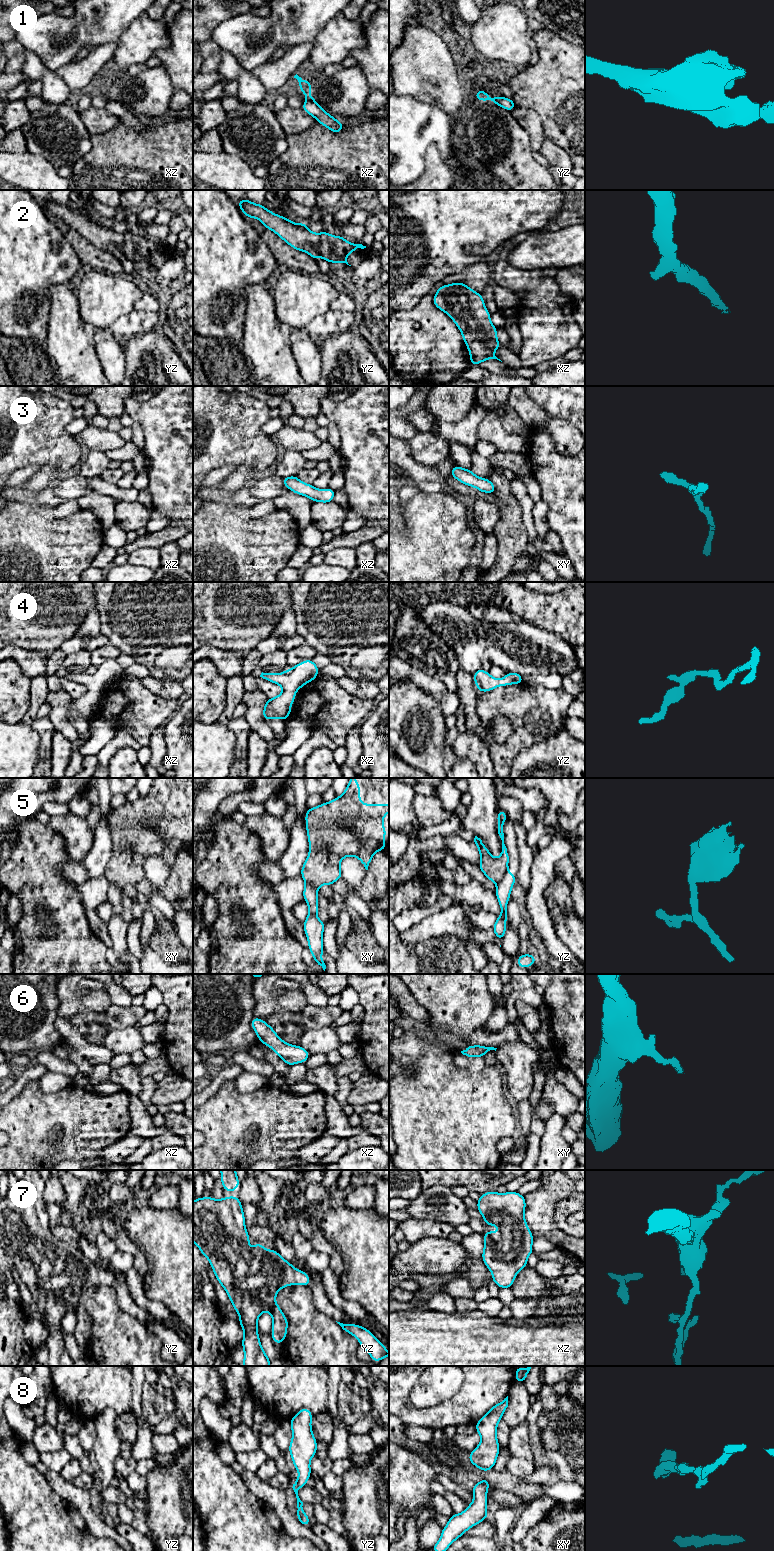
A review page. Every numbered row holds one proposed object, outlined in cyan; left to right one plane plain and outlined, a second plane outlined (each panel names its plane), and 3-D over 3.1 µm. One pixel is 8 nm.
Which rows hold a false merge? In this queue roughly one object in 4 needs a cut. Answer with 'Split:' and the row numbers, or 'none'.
Split: 5

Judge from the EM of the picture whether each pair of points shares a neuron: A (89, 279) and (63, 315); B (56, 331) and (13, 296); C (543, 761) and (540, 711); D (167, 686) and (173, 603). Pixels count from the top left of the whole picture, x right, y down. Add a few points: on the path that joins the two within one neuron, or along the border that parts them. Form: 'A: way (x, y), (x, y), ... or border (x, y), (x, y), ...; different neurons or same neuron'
A: border (75, 294), (78, 300), (78, 311), (82, 319); different neurons
B: border (50, 302), (45, 341); different neurons
C: border (561, 727), (555, 734), (533, 743), (521, 751); different neurons
D: border (149, 675), (155, 678), (170, 678), (180, 682); different neurons

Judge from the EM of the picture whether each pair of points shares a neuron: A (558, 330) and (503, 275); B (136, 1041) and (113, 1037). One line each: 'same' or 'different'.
A: same
B: same

